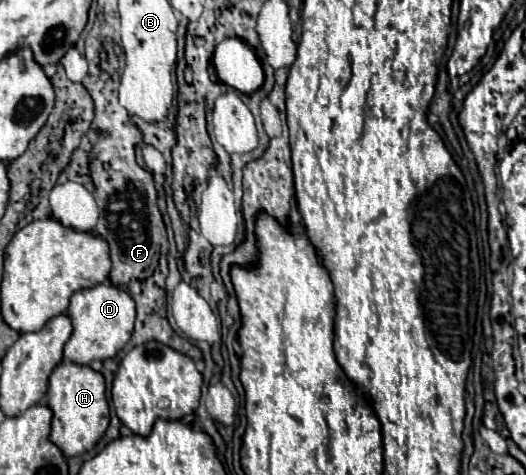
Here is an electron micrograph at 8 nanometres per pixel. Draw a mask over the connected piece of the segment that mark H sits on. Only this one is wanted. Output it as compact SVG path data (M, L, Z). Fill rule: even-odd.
M62 361L48 379L46 395L48 395L46 405L52 409L50 441L62 451L64 457L74 457L90 451L98 443L98 439L104 435L110 421L104 377L98 371L90 369L88 365Z

